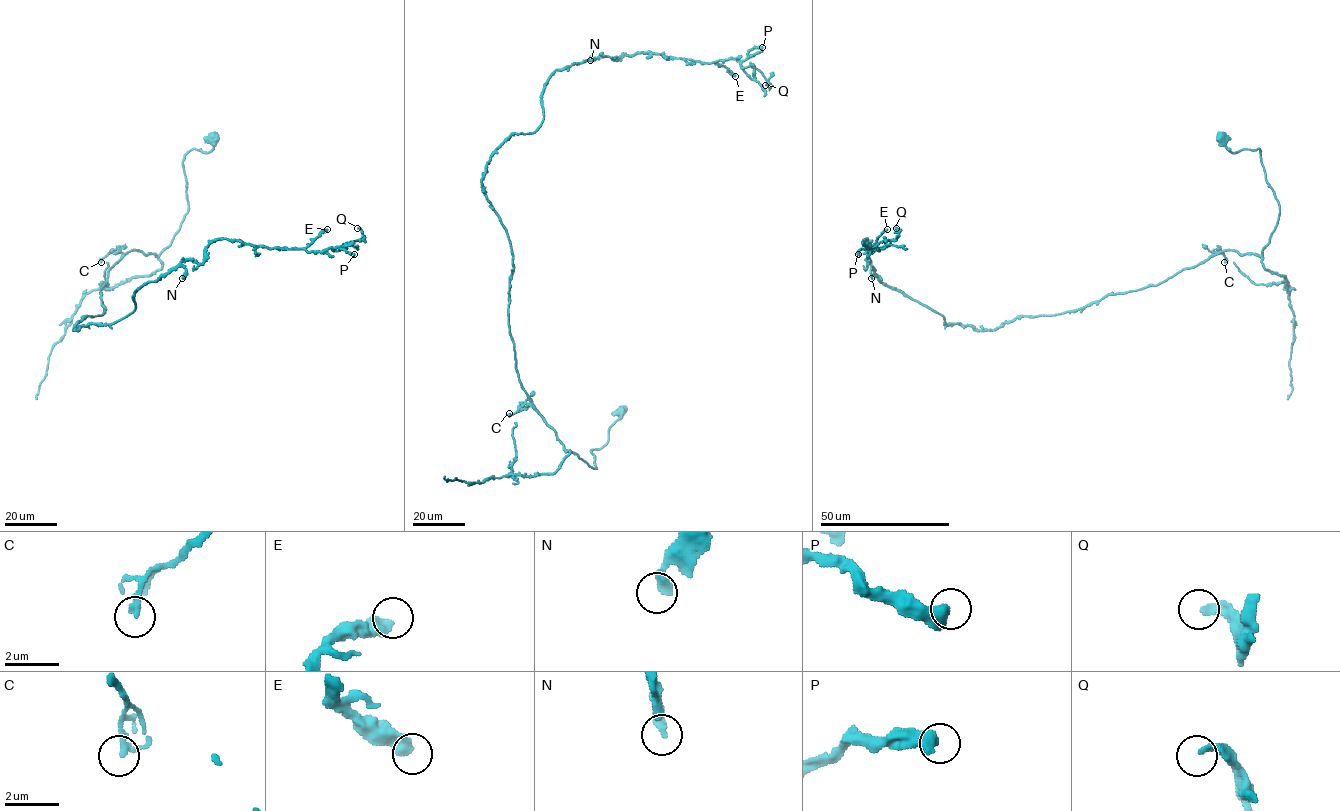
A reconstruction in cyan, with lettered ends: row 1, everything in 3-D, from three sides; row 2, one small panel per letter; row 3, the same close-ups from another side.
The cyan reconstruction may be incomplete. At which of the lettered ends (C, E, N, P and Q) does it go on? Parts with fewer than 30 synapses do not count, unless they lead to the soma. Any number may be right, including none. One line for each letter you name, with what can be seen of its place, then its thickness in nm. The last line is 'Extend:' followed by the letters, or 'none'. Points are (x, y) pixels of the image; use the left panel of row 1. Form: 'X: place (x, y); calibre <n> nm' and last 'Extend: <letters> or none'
Extend: none

